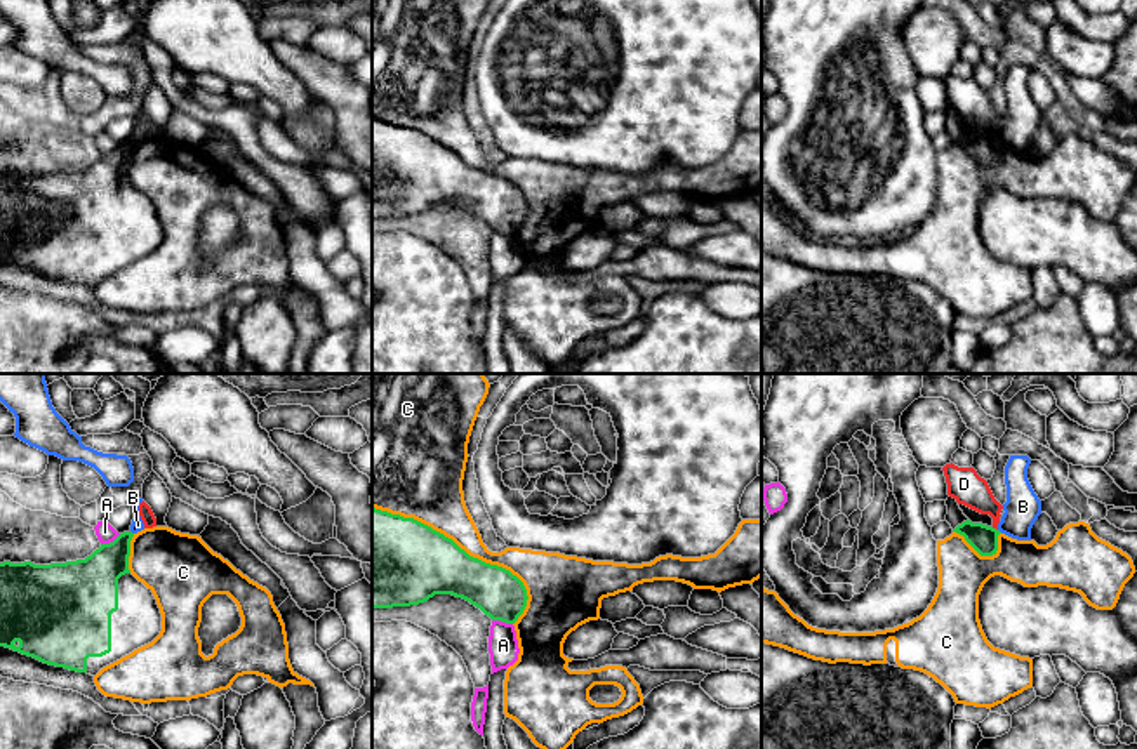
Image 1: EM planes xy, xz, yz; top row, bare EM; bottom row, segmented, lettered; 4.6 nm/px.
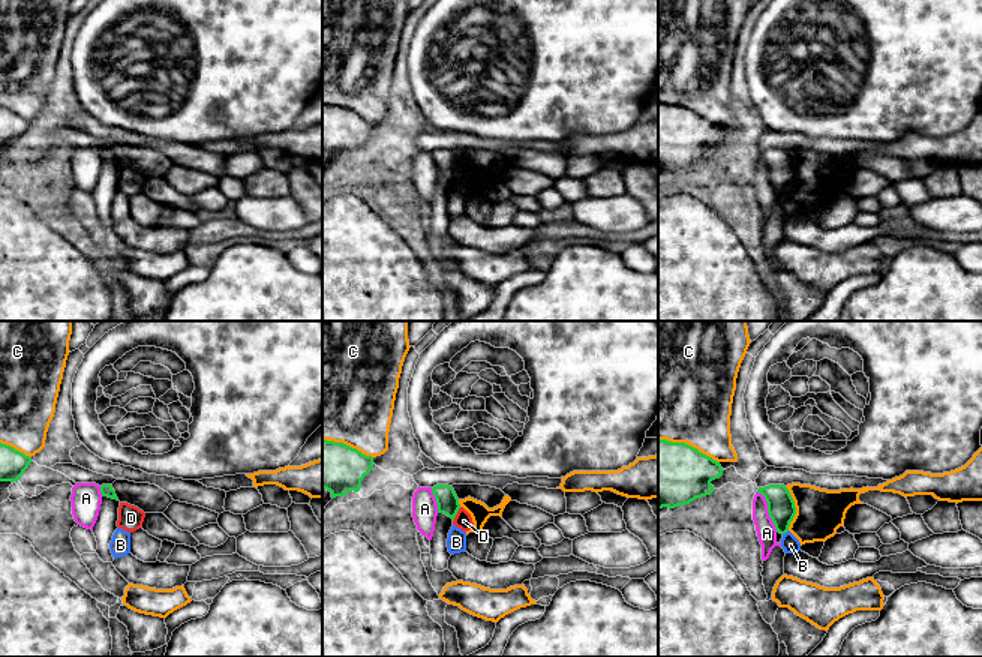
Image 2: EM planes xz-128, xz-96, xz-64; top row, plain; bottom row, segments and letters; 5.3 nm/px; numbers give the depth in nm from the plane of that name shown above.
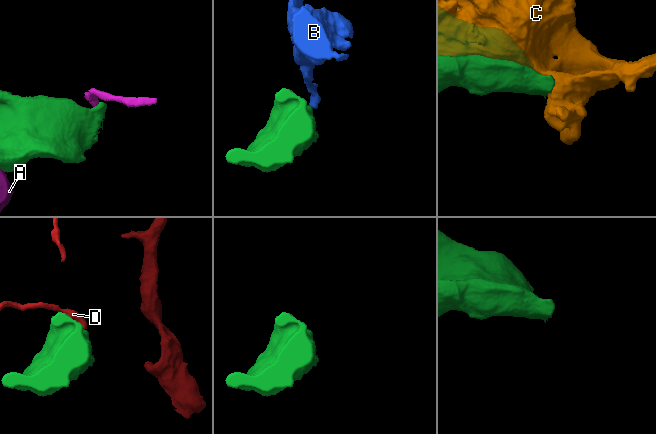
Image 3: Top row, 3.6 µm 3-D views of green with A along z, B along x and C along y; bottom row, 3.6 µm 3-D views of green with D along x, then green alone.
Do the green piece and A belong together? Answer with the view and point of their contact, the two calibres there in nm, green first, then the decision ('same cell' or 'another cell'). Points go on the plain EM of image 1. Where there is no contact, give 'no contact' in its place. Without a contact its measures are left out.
xz (503, 231) | 220/140 nm | another cell

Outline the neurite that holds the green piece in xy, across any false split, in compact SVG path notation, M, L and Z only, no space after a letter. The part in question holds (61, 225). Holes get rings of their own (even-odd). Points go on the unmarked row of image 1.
M123 143L76 172L0 174L0 257L96 287L103 278L151 254L162 242L162 224L151 200L129 181L132 148L132 143Z

